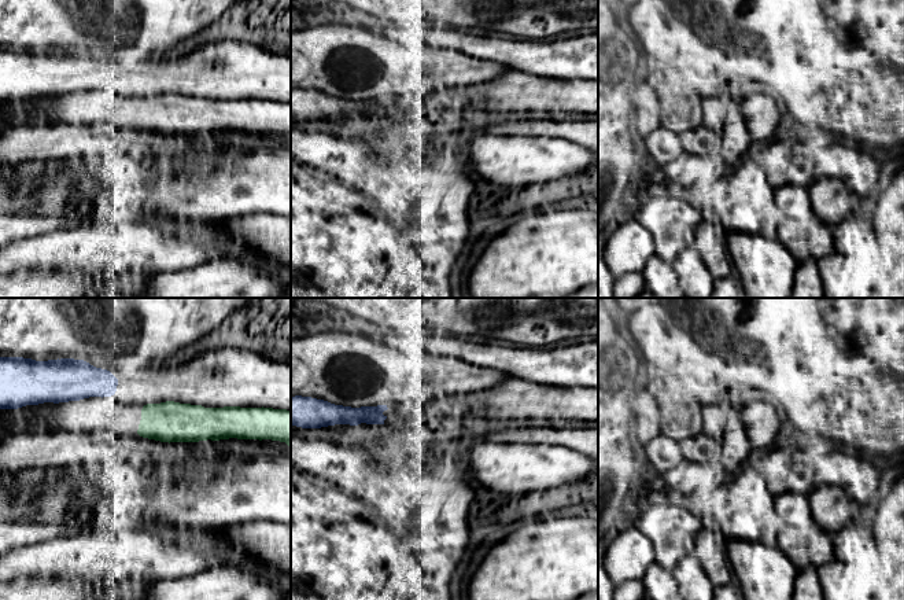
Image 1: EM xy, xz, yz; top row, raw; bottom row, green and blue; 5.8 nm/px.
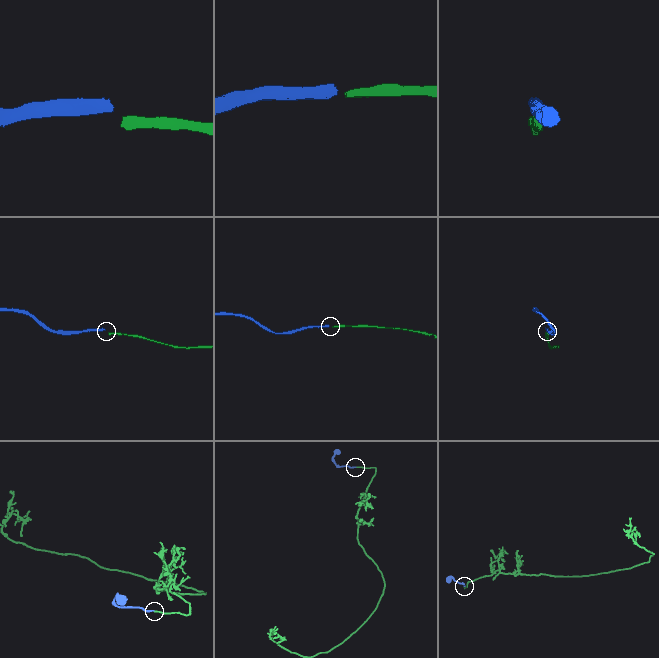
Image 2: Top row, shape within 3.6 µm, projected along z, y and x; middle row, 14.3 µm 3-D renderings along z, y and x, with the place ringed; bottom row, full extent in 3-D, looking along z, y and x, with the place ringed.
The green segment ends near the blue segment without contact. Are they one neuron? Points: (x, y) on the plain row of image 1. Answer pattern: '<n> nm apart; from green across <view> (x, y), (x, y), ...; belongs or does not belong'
190 nm apart; from green across xy (143, 99), (114, 85); does not belong

